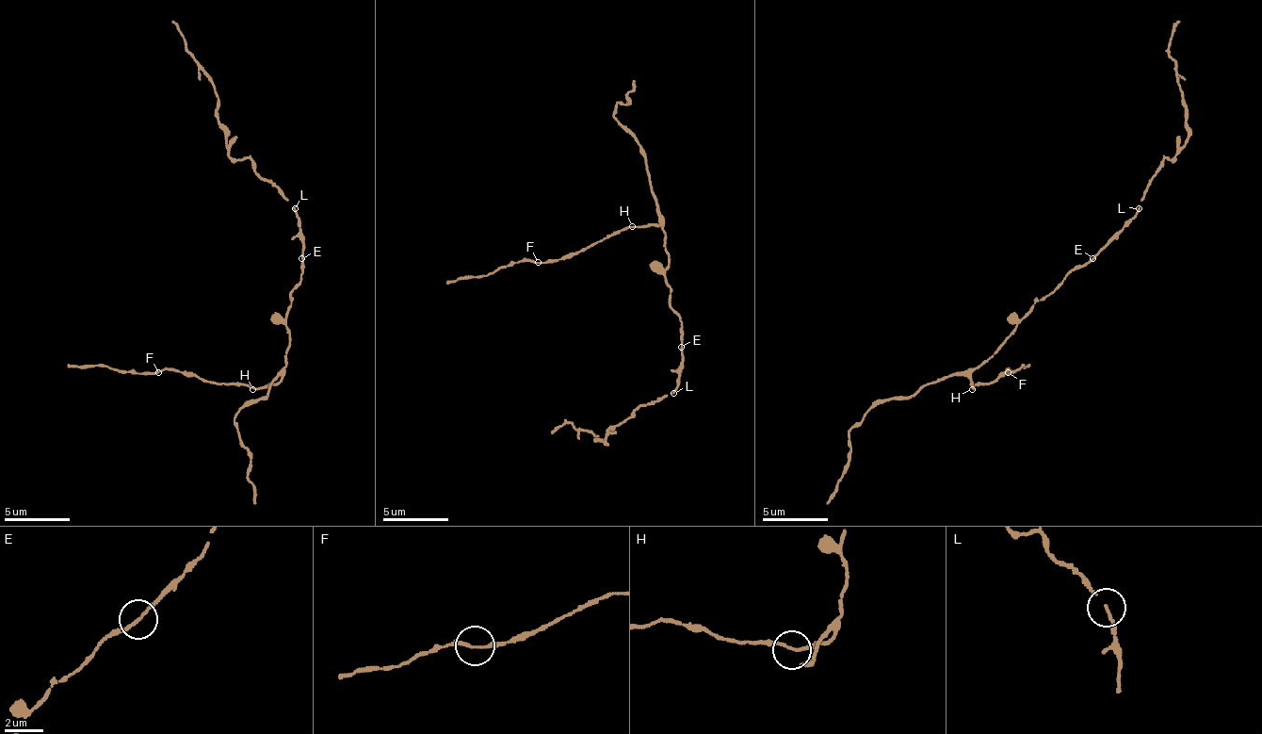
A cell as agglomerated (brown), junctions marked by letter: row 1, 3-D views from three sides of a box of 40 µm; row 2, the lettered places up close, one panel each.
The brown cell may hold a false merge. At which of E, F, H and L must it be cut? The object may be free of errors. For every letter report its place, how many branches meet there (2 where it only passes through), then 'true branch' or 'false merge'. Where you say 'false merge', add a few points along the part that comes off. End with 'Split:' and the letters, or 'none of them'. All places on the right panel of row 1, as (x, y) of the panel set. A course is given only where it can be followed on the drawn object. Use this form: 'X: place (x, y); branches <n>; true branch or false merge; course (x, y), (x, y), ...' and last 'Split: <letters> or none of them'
E: place (1092, 258); branches 2; true branch
F: place (1008, 372); branches 2; true branch
H: place (972, 389); branches 2; true branch
L: place (1139, 208); branches 2; true branch
Split: none of them

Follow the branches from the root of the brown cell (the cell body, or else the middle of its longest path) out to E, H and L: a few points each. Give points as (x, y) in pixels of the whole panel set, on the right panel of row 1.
E: (1057, 285), (1092, 258)
H: (1057, 285), (1034, 304), (1014, 334), (972, 372), (972, 389)
L: (1057, 285), (1076, 269), (1083, 269), (1139, 209)

